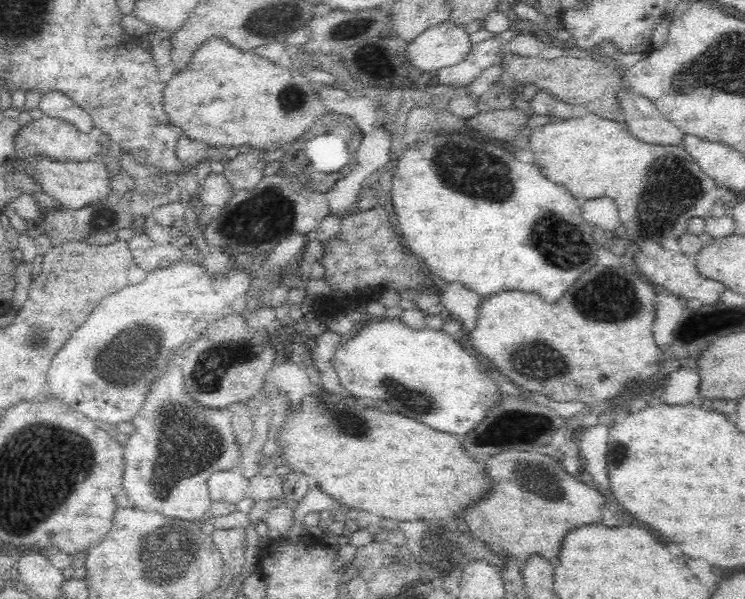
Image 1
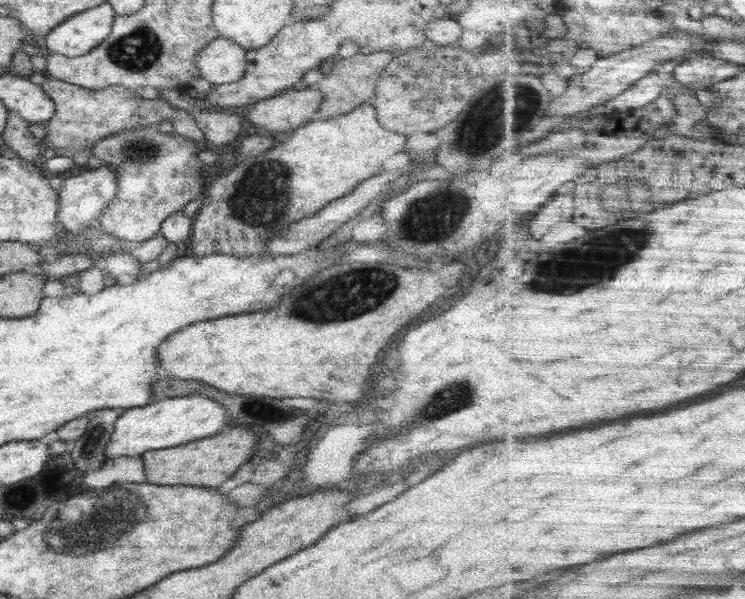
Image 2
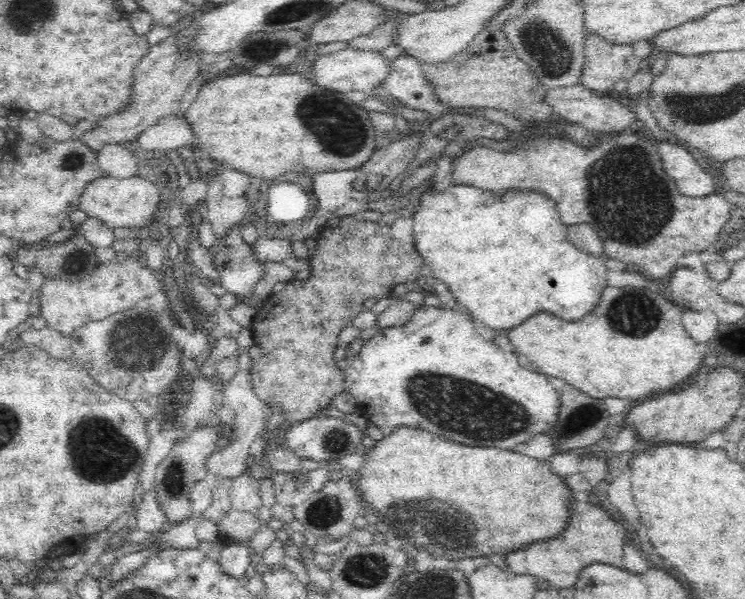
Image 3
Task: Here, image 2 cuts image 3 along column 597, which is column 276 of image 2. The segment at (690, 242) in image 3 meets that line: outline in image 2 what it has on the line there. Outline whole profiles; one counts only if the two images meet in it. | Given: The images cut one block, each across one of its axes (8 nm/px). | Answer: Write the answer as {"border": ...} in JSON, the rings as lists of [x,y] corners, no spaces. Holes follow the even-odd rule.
{"border":[[[370,102],[362,103],[348,114],[310,121],[298,127],[290,136],[290,140],[275,144],[276,148],[270,147],[268,154],[262,152],[254,158],[246,158],[229,169],[226,175],[215,179],[201,196],[200,208],[196,213],[196,219],[193,219],[190,236],[192,252],[200,256],[222,253],[239,257],[254,255],[258,259],[266,257],[269,254],[266,250],[266,241],[276,231],[280,231],[294,221],[316,214],[330,201],[350,194],[356,188],[354,184],[374,174],[380,174],[383,163],[392,155],[404,150],[406,136],[384,130],[376,122],[374,110],[370,106]]]}

